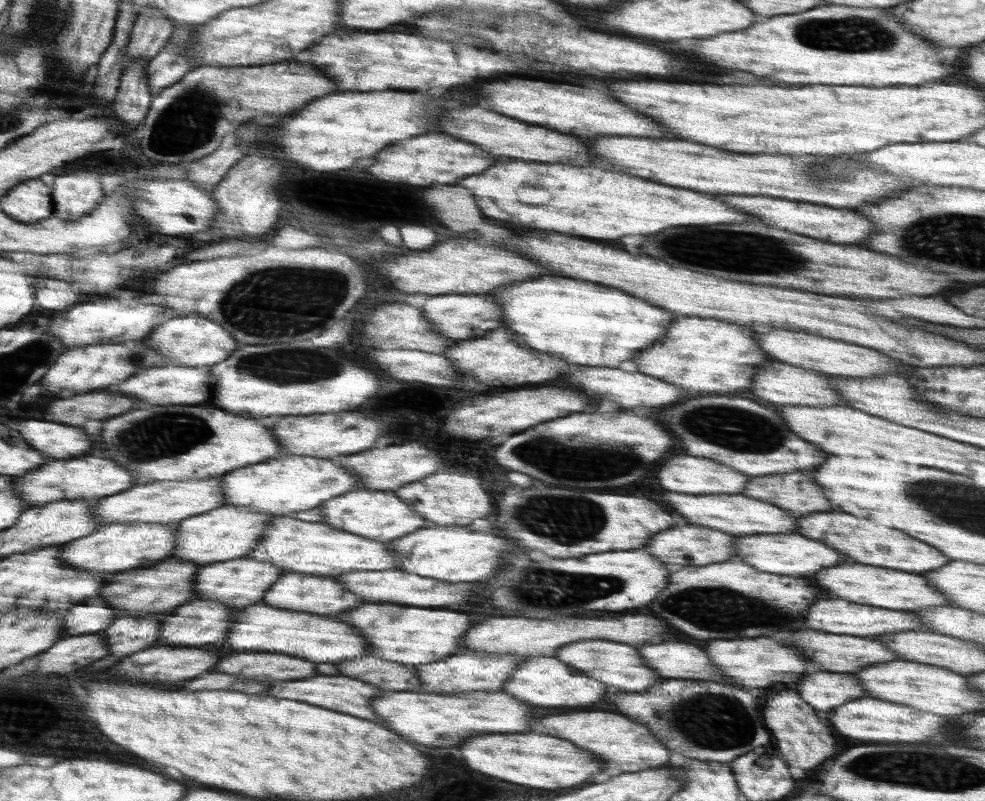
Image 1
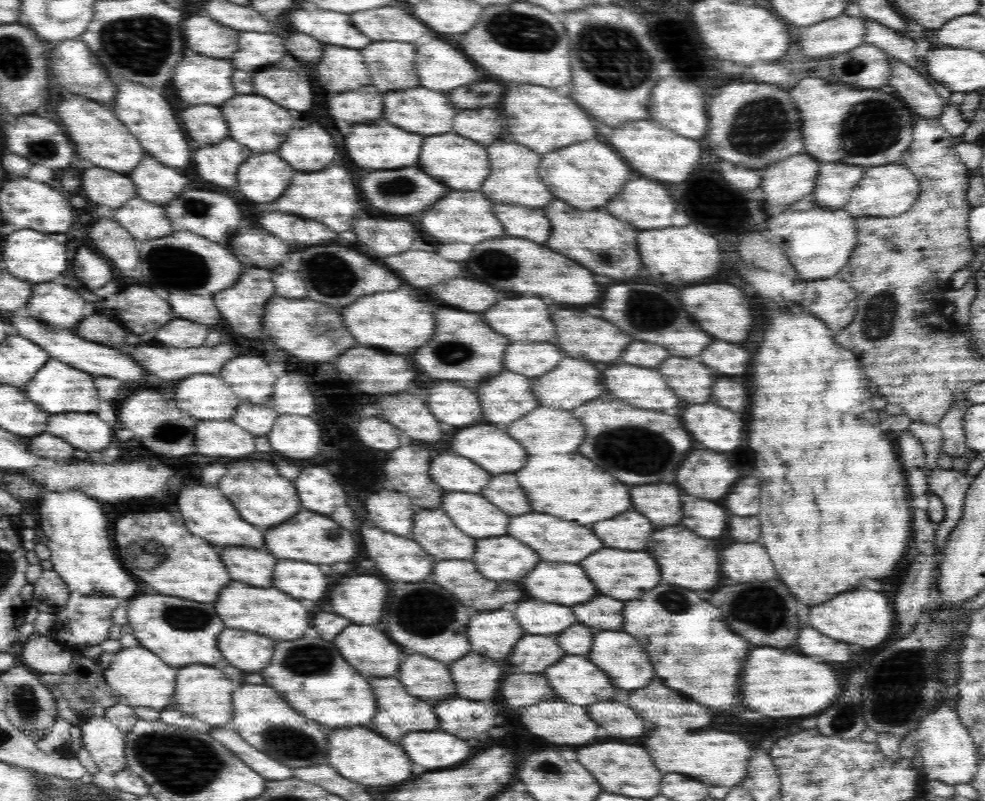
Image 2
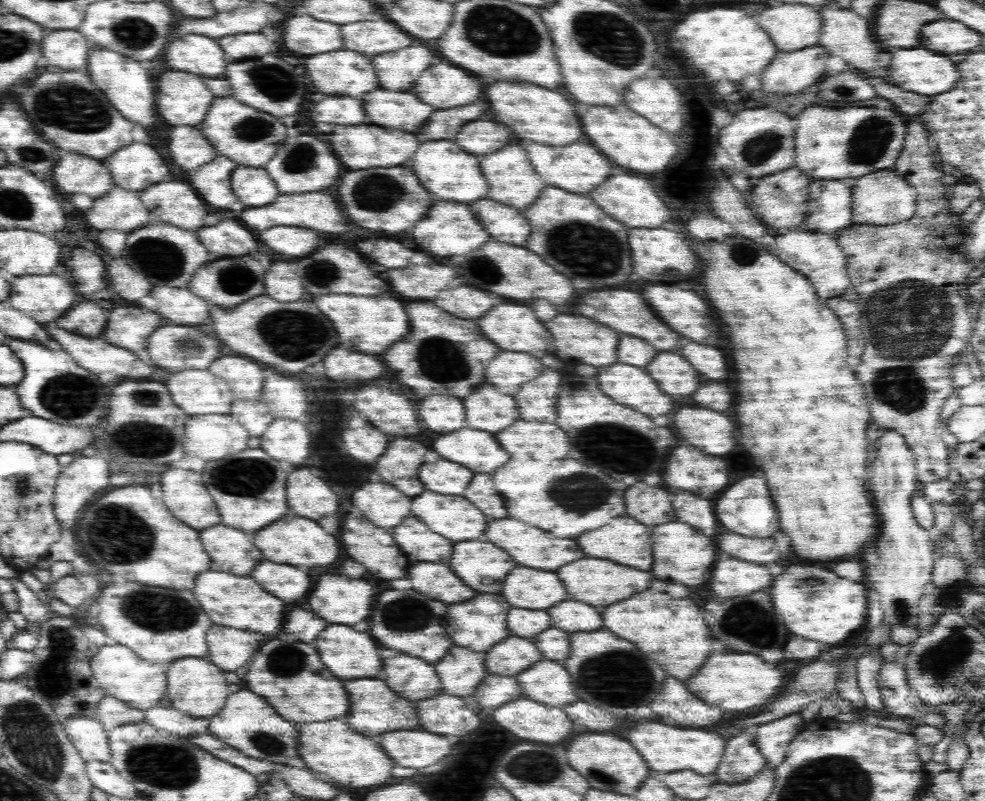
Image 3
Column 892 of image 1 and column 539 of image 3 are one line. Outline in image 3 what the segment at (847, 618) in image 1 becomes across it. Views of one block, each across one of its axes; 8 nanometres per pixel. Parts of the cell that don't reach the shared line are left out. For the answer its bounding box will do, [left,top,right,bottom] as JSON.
[508,608,552,638]

